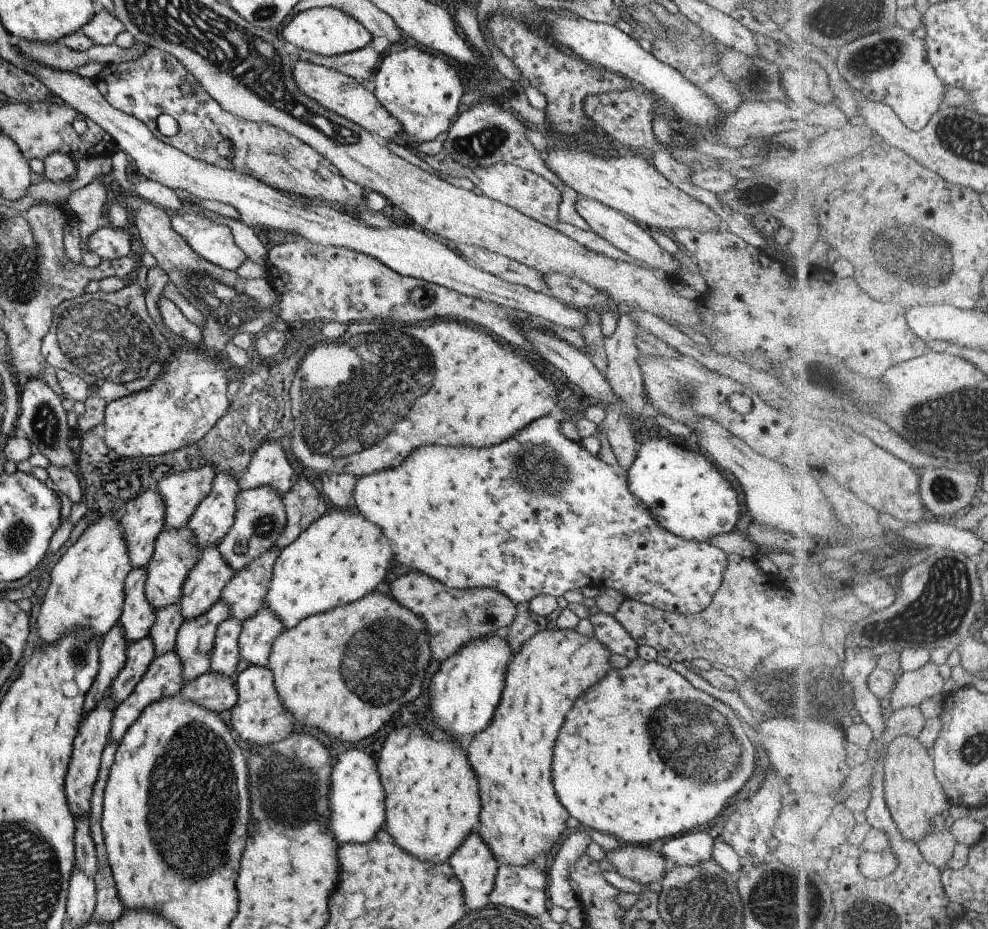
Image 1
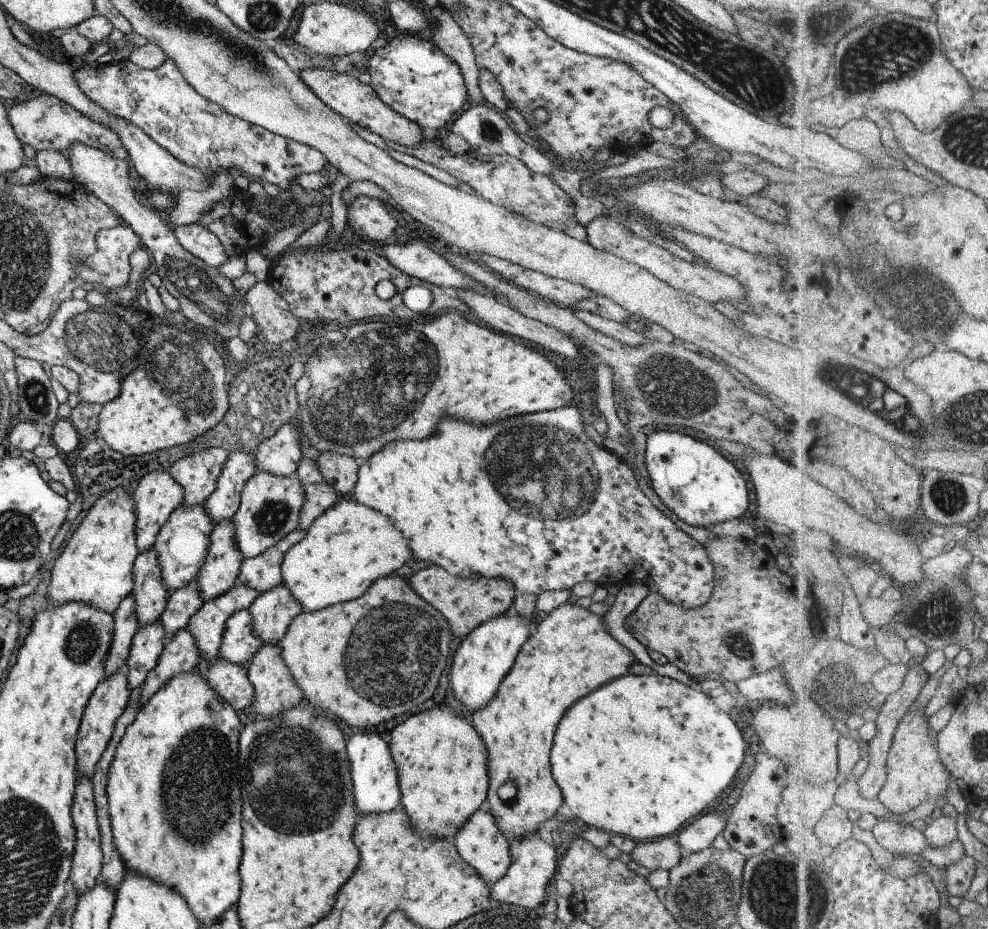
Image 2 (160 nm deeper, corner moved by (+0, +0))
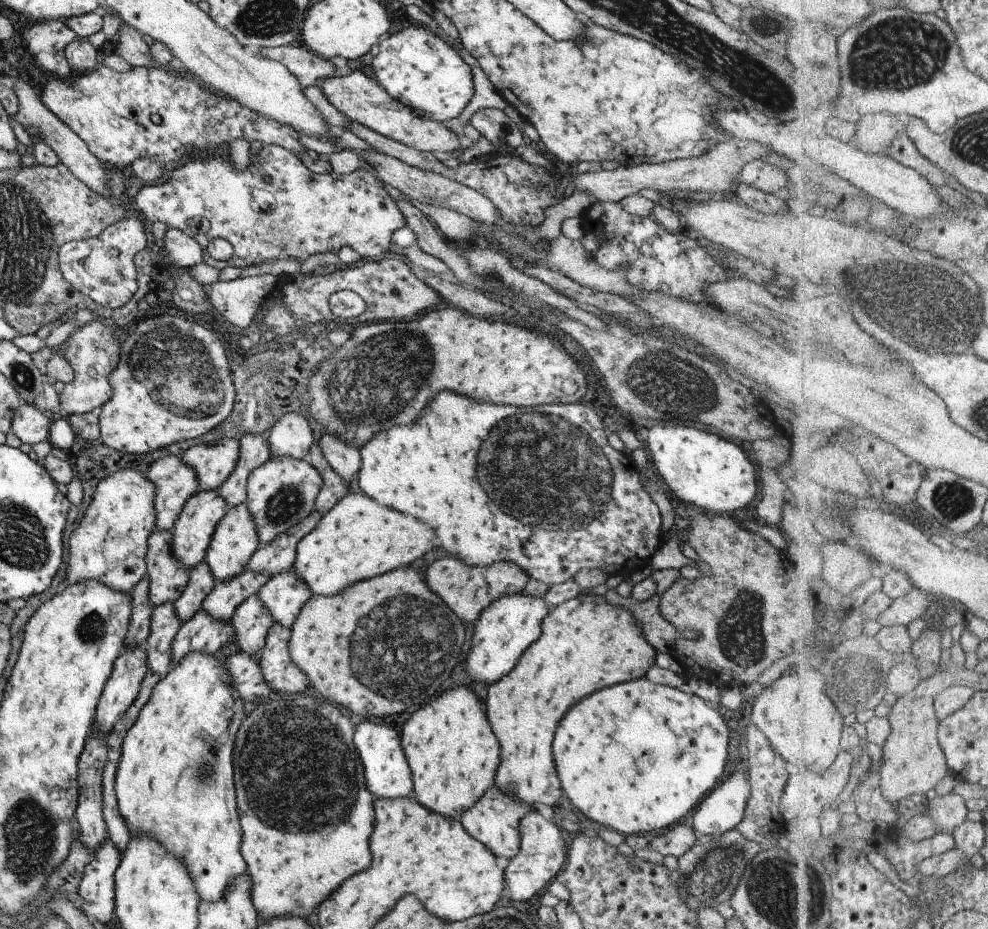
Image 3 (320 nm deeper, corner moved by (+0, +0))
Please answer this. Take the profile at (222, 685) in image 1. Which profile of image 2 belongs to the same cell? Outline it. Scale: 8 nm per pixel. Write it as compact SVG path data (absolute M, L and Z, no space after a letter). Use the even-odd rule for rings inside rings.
M218 658L210 666L203 666L203 678L221 698L235 710L248 710L254 690L246 675L246 666Z

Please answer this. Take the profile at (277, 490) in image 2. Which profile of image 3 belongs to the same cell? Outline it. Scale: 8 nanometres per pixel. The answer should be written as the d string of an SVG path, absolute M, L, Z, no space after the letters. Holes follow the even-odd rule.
M270 456L253 469L246 480L246 507L252 514L260 546L303 520L314 508L321 488L321 475L305 459Z

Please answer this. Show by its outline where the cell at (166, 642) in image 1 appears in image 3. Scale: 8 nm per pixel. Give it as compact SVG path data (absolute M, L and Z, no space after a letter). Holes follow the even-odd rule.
M204 560L190 568L186 587L173 602L175 614L180 622L190 619L201 609L204 598L214 587L214 579Z

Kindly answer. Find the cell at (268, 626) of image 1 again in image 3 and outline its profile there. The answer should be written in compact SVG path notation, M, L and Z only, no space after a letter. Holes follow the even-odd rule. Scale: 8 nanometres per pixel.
M292 569L270 576L256 594L267 607L272 622L290 628L302 604L312 595L310 588Z

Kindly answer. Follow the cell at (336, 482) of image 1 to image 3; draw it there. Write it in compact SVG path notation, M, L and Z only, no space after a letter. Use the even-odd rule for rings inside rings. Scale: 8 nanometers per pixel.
M323 431L318 440L320 451L327 464L346 482L350 482L360 467L360 452L357 447L342 441L333 433Z

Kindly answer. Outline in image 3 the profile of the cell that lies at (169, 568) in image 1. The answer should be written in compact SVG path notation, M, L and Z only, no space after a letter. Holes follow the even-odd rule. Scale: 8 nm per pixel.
M217 489L198 490L185 501L171 530L172 539L170 547L172 555L177 558L187 572L189 572L192 566L204 560L214 528L221 518L223 518L226 509L227 506L224 498L217 492Z

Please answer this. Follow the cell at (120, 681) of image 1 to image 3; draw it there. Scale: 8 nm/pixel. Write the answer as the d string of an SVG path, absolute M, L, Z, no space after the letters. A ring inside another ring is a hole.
M164 602L153 608L150 631L144 642L148 671L164 677L172 665L171 643L180 627L172 602Z

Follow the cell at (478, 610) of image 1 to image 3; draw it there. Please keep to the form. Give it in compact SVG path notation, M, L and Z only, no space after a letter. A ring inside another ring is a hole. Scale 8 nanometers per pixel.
M445 556L435 560L427 568L427 586L445 602L445 604L470 627L479 613L494 600L503 595L521 593L529 580L528 574L515 563L509 561L492 562L490 565L461 564L461 560Z

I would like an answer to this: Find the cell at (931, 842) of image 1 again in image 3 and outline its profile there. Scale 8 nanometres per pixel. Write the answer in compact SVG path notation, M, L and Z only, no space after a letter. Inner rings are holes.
M951 791L946 795L937 795L929 804L929 814L936 822L938 833L951 832L967 820L967 802L965 798Z

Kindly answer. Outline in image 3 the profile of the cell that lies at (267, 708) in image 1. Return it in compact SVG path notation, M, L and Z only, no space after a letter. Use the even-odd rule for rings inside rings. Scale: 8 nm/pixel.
M275 622L268 628L263 648L256 655L262 677L270 689L285 693L302 694L308 686L308 678L293 664L288 653L290 628Z

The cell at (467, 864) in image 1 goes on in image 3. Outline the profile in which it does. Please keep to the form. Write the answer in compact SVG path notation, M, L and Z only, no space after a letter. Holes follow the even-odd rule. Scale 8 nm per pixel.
M493 784L460 816L459 822L465 832L486 846L497 858L512 859L519 850L519 821L530 810L530 806L515 796L499 792Z

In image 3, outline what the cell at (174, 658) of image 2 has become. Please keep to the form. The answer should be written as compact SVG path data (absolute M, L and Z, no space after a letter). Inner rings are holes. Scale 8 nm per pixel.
M199 609L190 619L181 622L171 643L172 665L190 652L212 655L234 634L230 622L214 619Z

